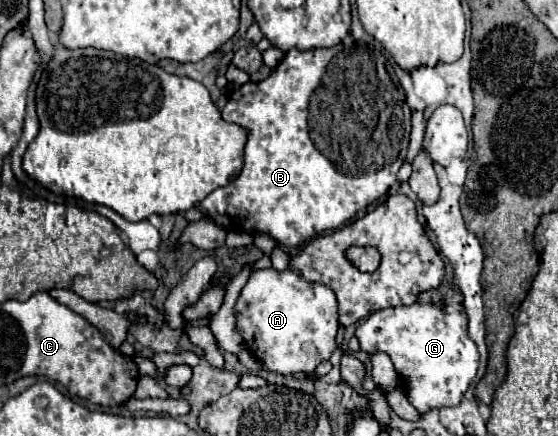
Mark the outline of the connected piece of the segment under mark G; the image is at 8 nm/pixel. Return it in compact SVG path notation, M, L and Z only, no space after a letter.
M454 293L450 299L446 299L446 307L440 309L438 305L410 305L410 307L390 307L372 313L368 319L360 321L356 329L356 337L360 339L360 349L364 353L386 353L390 355L404 387L410 403L416 407L416 411L424 413L430 409L440 409L444 405L458 405L464 397L470 381L476 377L478 369L478 349L466 335L466 315L460 307L462 295Z

